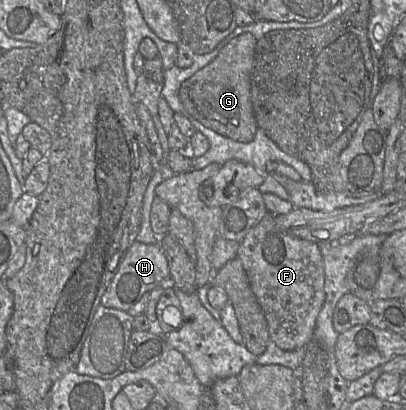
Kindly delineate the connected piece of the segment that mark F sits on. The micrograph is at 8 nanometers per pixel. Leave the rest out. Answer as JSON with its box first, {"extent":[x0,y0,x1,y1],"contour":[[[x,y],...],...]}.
{"extent":[237,212,325,351],"contour":[[[268,212],[248,231],[237,250],[237,257],[242,262],[250,287],[265,315],[270,339],[285,351],[303,348],[314,339],[317,317],[325,301],[324,266],[320,247],[279,230],[275,225],[275,215]]]}

